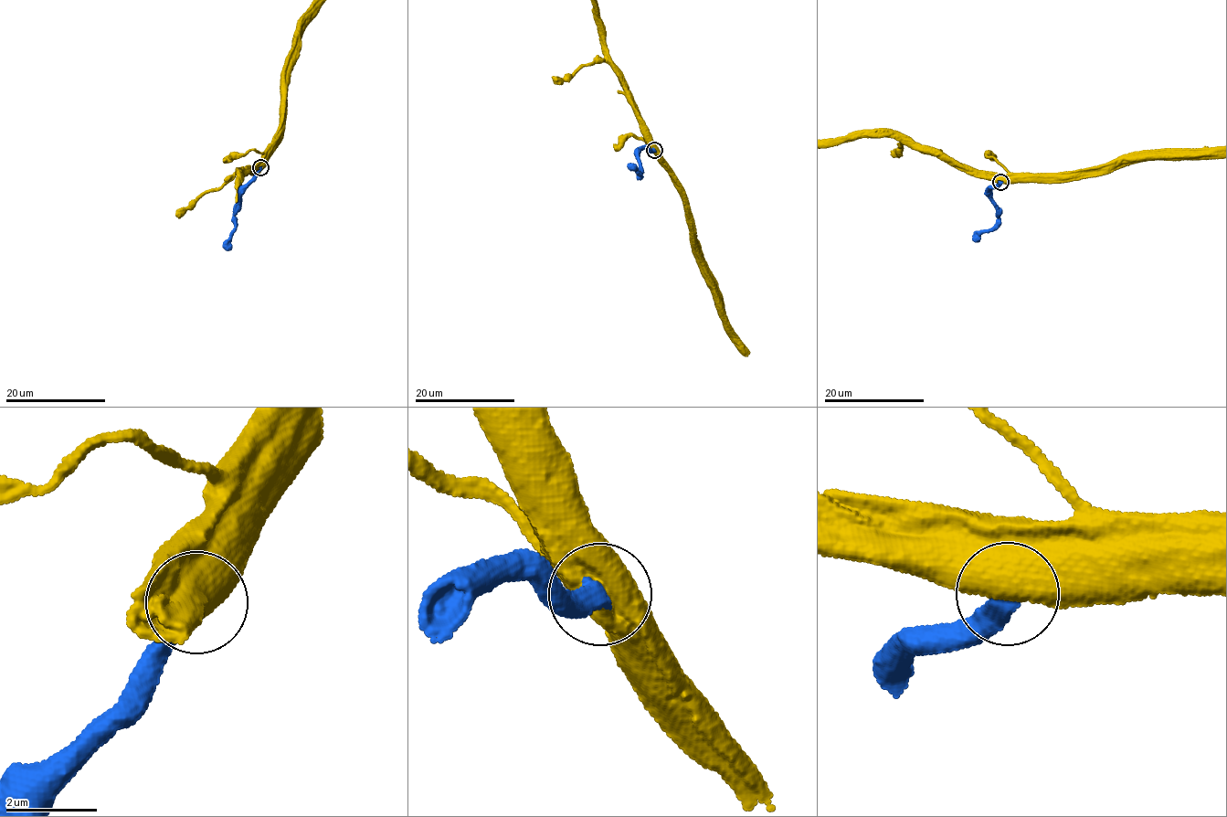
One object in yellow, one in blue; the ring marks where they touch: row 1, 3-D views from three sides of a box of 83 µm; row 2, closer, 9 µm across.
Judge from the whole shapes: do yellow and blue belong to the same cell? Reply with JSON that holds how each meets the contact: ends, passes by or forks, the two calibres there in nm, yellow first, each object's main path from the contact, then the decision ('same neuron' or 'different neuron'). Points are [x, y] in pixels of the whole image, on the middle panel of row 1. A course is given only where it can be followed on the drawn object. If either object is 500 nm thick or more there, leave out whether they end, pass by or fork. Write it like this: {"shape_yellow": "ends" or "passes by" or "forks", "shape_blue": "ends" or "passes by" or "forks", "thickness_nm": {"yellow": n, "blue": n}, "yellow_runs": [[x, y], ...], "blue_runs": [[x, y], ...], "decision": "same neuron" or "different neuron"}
{"thickness_nm": {"yellow": 700, "blue": 360}, "blue_runs": [[654, 150], [640, 150], [639, 175], [633, 166]], "decision": "same neuron"}

